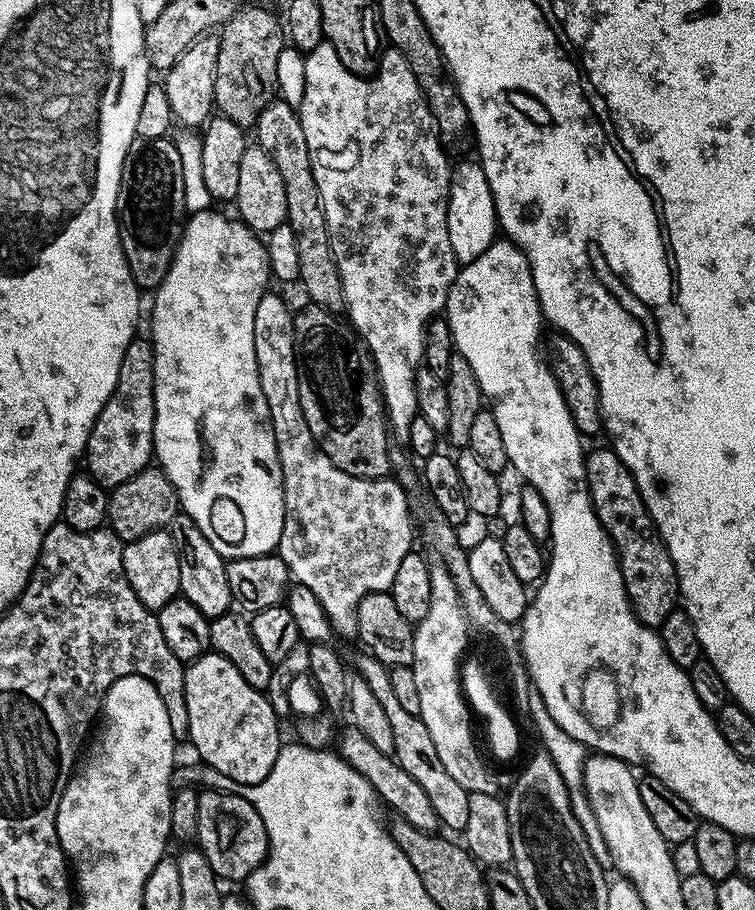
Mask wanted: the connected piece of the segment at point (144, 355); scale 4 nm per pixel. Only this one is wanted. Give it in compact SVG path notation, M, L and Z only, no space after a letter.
M137 338L126 346L126 354L122 354L122 370L118 370L118 382L114 386L114 394L102 406L94 426L90 430L88 447L86 449L87 475L95 478L103 488L109 490L118 487L122 482L134 478L143 468L149 467L154 456L154 422L156 421L156 395L154 394L154 350L152 341L148 338Z

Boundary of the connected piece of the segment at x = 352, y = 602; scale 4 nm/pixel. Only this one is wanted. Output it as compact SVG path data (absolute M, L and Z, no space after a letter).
M269 290L264 293L263 298L258 302L258 310L254 314L254 354L258 362L258 378L262 382L262 394L266 394L266 406L270 406L272 415L272 425L274 426L274 438L278 446L278 458L282 466L282 482L284 483L284 525L282 526L282 538L278 555L285 560L285 564L291 573L291 579L296 584L306 586L318 597L318 602L322 602L322 610L326 610L326 618L332 623L333 633L339 636L357 635L358 626L358 602L366 598L366 594L375 592L386 592L391 589L394 582L394 574L398 571L398 566L406 554L413 551L412 544L412 512L408 509L409 493L399 480L395 478L381 478L378 480L363 480L357 476L346 474L326 458L326 454L316 445L314 434L310 434L310 426L306 426L306 414L302 414L302 402L298 398L298 370L296 369L296 351L294 350L294 326L292 325L293 309L288 309L288 304L280 296L275 296L275 291Z

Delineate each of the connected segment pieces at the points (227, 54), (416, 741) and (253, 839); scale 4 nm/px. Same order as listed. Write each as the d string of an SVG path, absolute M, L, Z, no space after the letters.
M241 7L223 25L219 38L214 108L219 115L230 118L230 122L238 122L241 128L248 130L277 95L278 54L286 47L286 32L281 17L279 20L274 13L264 8Z
M364 654L360 660L358 675L370 686L370 691L374 693L374 698L378 698L379 704L386 709L386 718L390 721L390 731L394 733L394 759L396 763L426 790L426 795L430 797L430 806L434 806L434 814L438 814L441 825L449 833L463 833L466 822L470 818L470 802L465 788L458 786L454 782L454 777L448 773L446 766L442 766L442 758L438 758L438 749L434 747L434 741L430 738L430 730L426 730L424 723L419 716L410 714L398 703L398 697L394 695L394 690L390 686L390 674L388 665L381 660L375 660L370 654Z
M212 788L209 792L201 791L198 798L197 834L198 846L210 862L210 870L221 881L247 881L248 876L268 857L268 835L266 826L254 810L247 795L236 792L219 792Z

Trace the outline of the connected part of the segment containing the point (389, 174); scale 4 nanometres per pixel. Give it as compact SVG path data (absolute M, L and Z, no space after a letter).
M327 42L314 46L305 55L306 90L302 94L299 106L302 134L306 134L306 146L310 150L314 182L318 182L318 194L322 202L322 210L326 214L326 230L330 238L330 246L334 254L334 262L338 266L338 274L342 278L342 294L344 295L344 312L346 320L354 329L357 337L368 350L368 355L376 363L376 375L380 377L380 393L384 395L384 406L393 435L397 441L407 441L410 434L410 422L418 415L418 398L416 397L416 369L421 367L424 358L424 334L433 318L445 311L448 302L448 291L456 280L458 263L450 248L449 231L447 229L448 195L451 188L453 169L448 164L449 153L440 147L440 135L436 132L436 123L430 114L428 104L424 101L422 90L418 87L414 74L396 48L389 47L383 53L378 64L378 74L371 78L356 76L338 58L334 46Z

